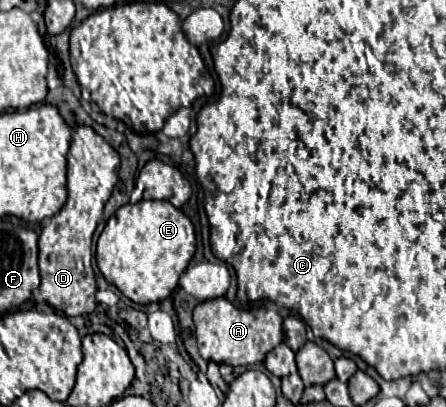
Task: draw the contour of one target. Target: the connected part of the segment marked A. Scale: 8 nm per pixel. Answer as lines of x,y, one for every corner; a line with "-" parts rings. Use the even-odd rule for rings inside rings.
226,297
210,299
194,307
194,325
200,355
206,361
228,365
262,363
266,353
282,341
282,317
268,307
238,309

